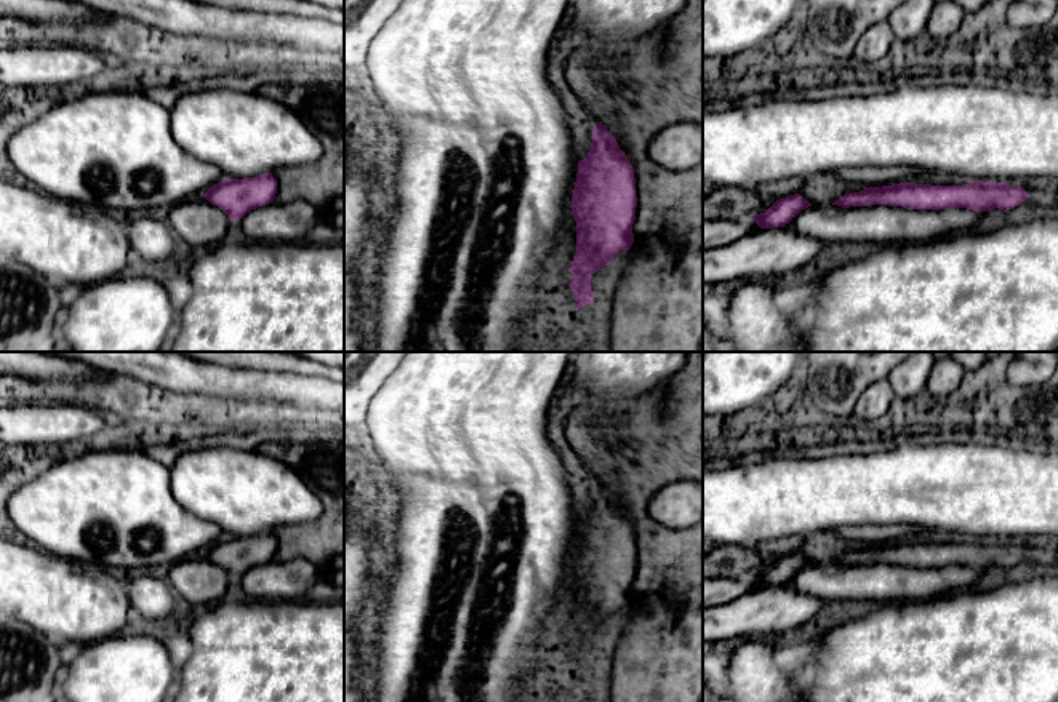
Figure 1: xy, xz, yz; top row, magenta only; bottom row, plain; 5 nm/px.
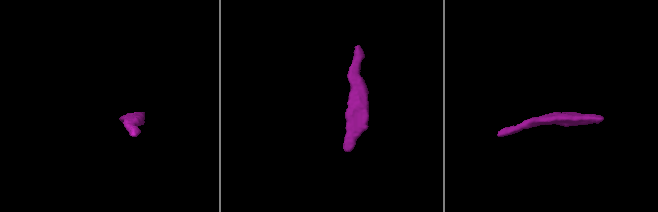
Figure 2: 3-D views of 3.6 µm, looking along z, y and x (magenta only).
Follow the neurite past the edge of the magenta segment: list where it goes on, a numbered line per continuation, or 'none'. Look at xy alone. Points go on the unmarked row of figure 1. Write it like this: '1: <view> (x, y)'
none

